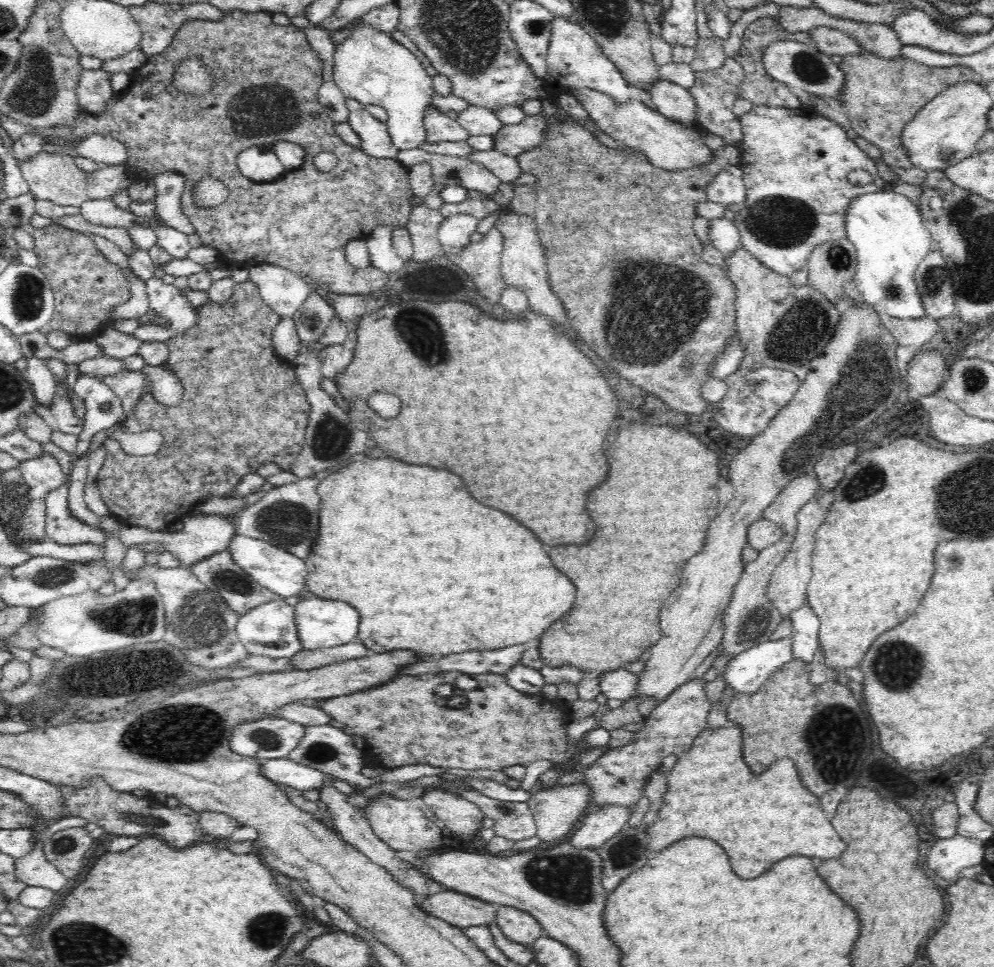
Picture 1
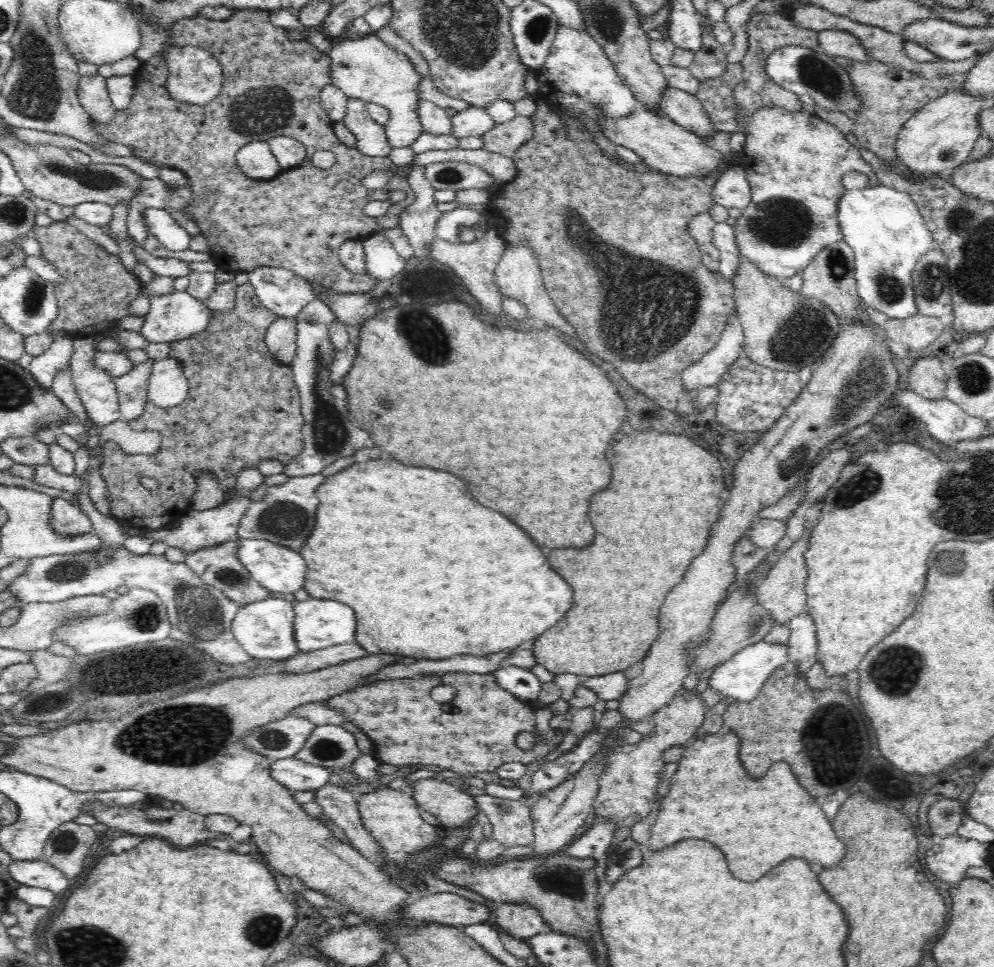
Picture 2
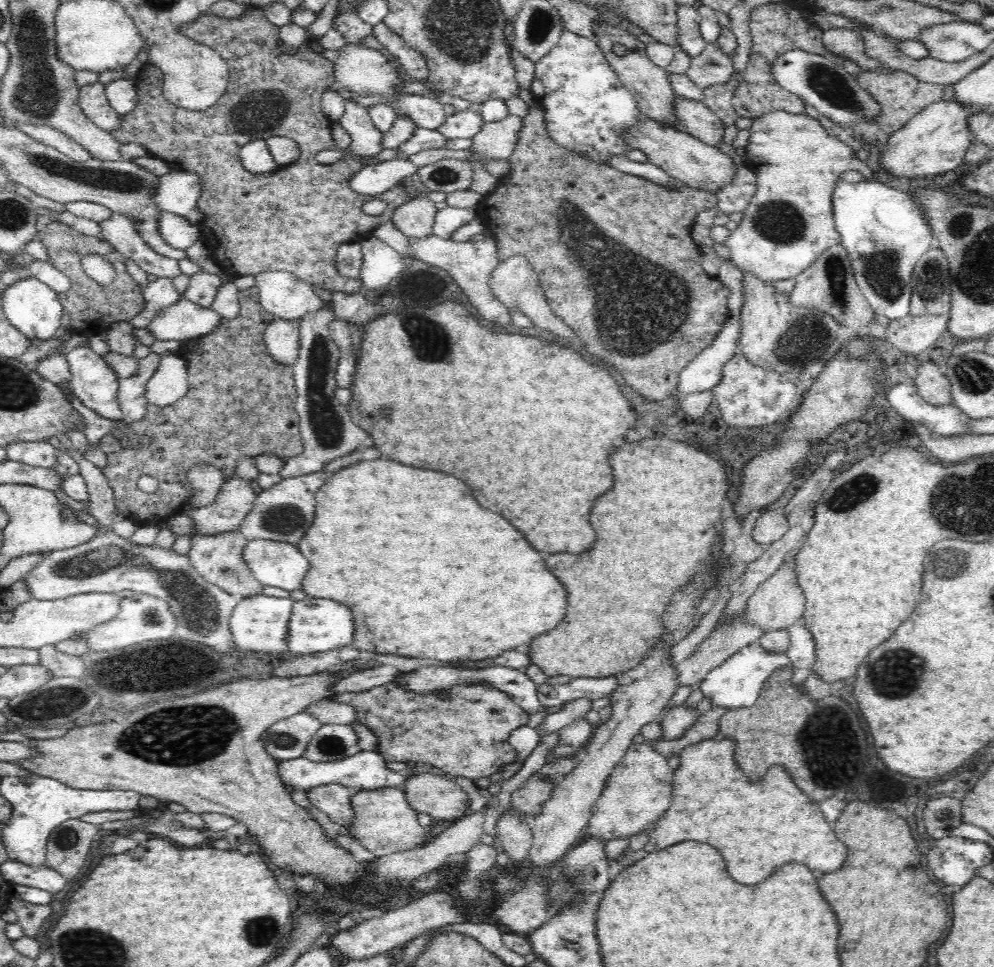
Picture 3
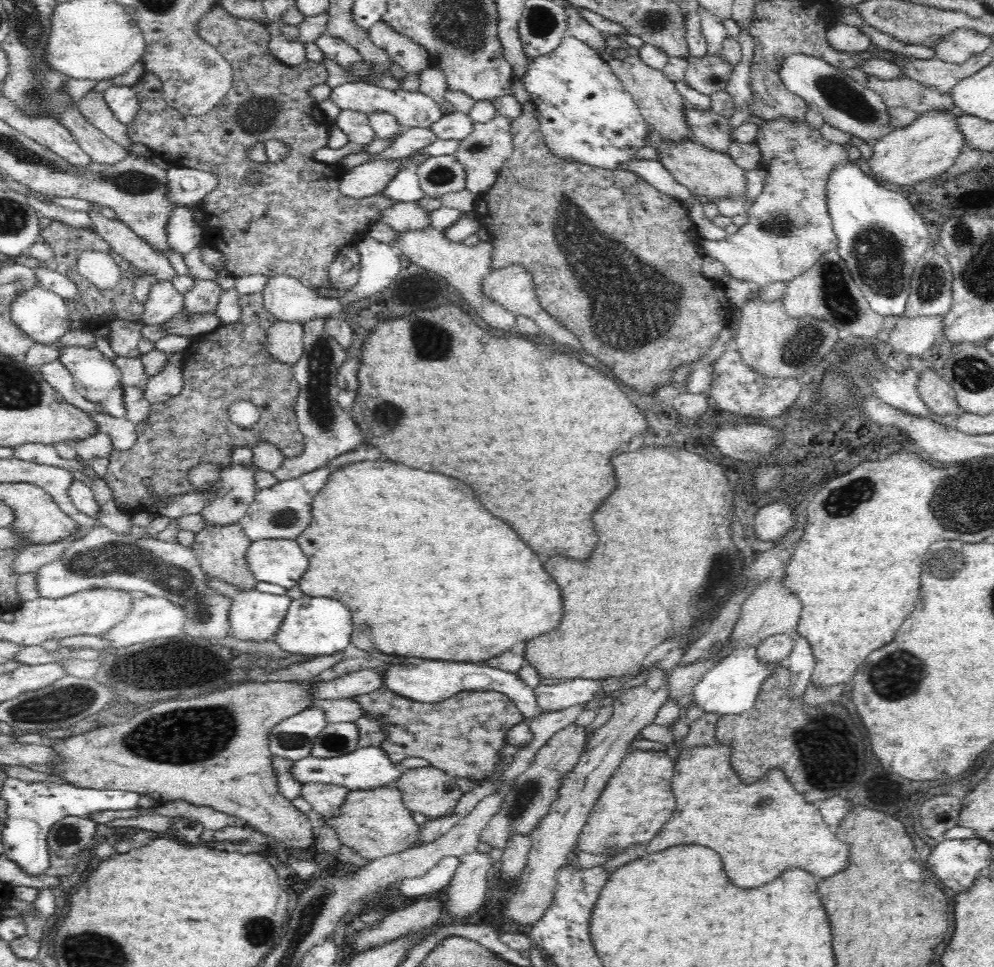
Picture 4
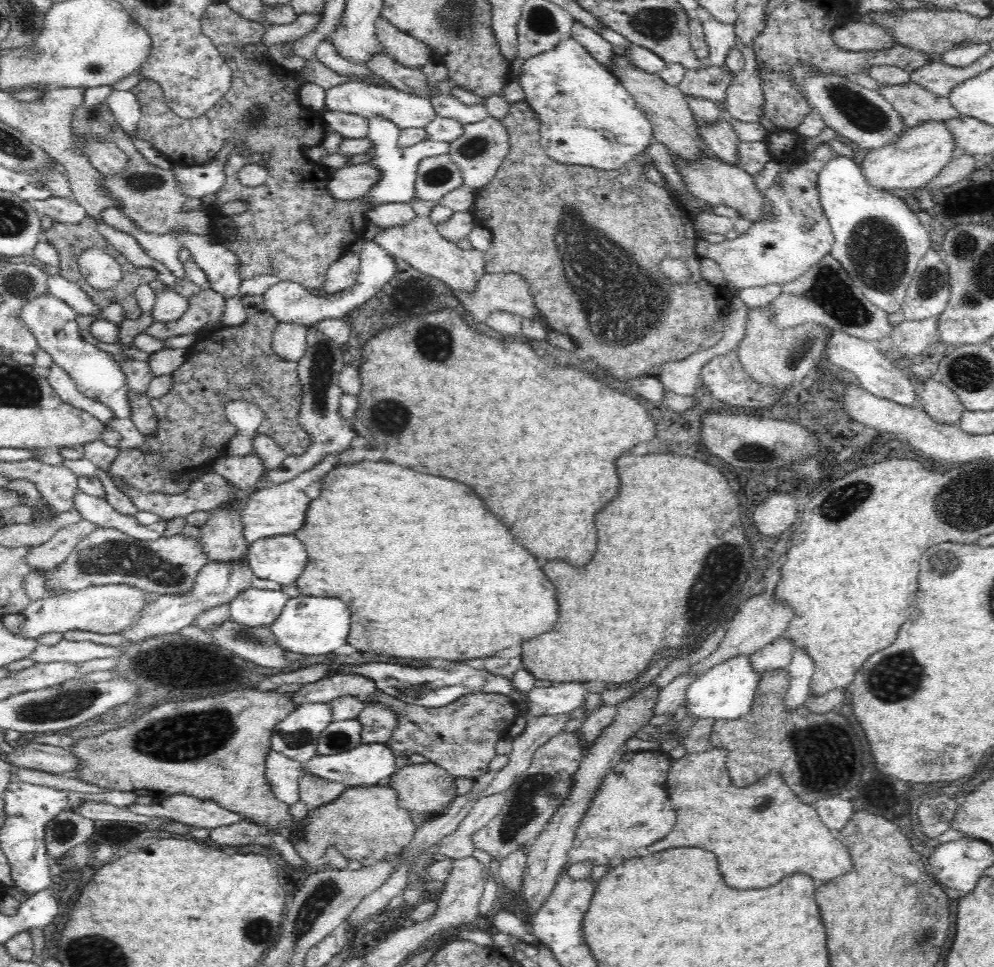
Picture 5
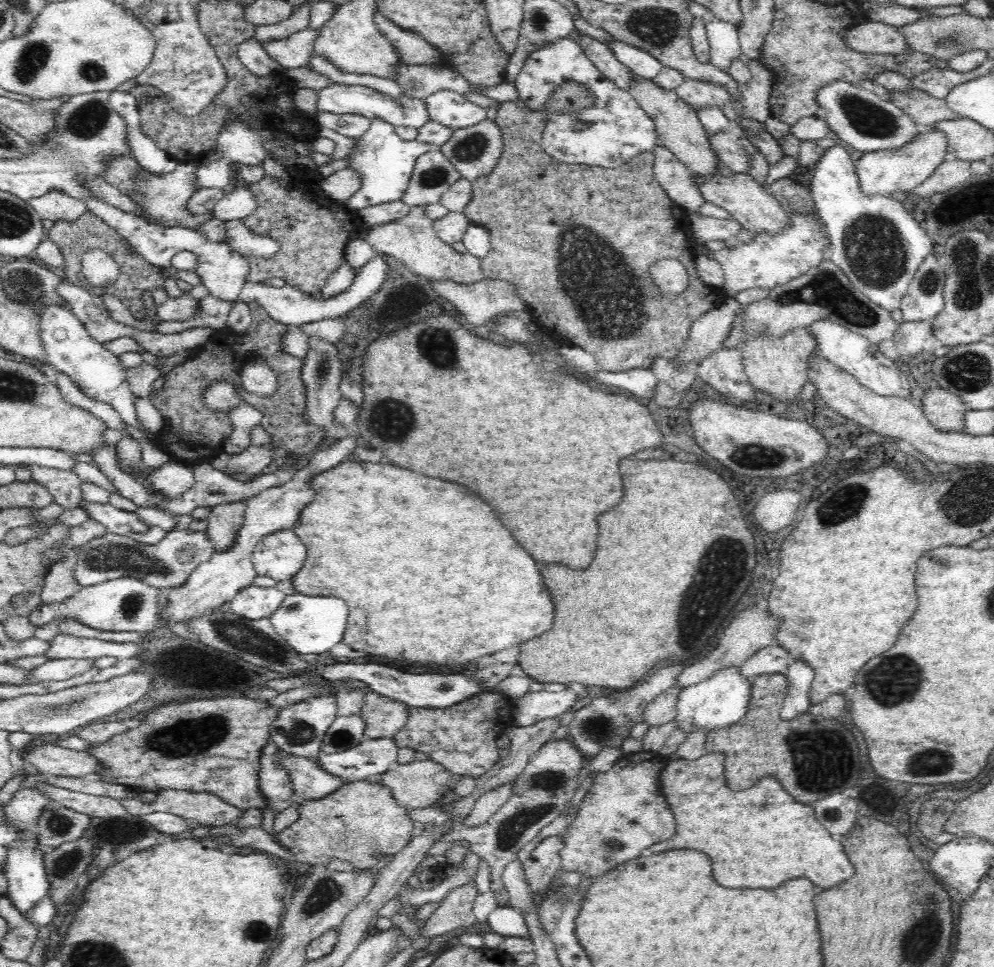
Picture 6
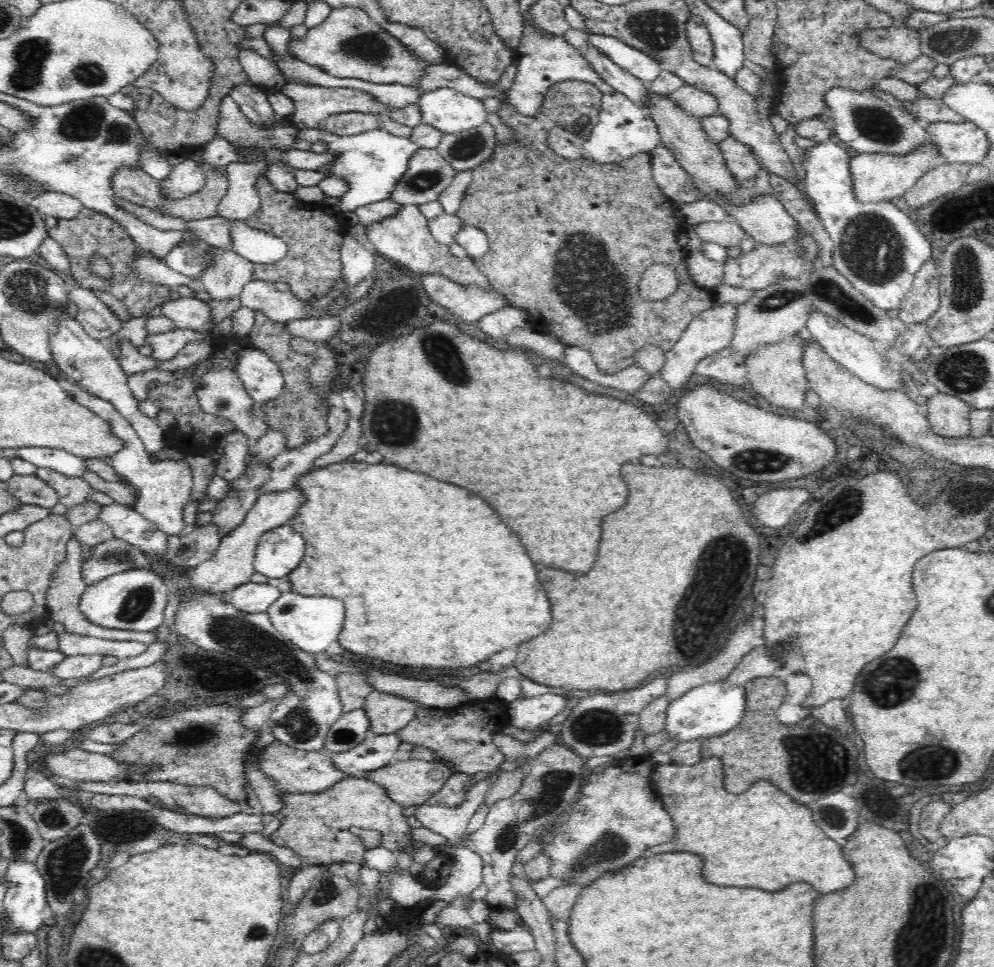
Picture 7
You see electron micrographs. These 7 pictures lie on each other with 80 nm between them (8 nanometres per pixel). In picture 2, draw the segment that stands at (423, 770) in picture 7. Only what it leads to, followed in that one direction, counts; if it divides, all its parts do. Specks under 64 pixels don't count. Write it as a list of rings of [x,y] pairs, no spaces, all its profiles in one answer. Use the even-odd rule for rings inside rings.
[[[422,778],[408,789],[416,805],[432,813],[445,828],[474,823],[478,813],[472,793],[453,781],[441,778]]]

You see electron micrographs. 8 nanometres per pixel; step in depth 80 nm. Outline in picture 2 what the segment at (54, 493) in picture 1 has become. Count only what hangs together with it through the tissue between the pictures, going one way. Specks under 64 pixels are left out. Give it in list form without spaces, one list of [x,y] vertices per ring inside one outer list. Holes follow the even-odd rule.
[[[54,497],[52,500],[50,525],[62,535],[94,531],[90,518],[80,510],[80,507],[76,507],[76,505],[61,497]]]

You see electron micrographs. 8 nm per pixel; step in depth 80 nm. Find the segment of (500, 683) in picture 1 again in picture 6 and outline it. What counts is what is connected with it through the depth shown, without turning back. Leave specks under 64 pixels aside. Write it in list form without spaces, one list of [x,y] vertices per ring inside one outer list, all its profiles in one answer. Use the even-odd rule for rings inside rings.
[[[482,692],[448,708],[408,707],[408,722],[393,739],[398,748],[410,747],[426,752],[430,759],[456,776],[476,779],[492,770],[501,759],[496,739],[512,724],[512,704],[507,696],[498,692]]]

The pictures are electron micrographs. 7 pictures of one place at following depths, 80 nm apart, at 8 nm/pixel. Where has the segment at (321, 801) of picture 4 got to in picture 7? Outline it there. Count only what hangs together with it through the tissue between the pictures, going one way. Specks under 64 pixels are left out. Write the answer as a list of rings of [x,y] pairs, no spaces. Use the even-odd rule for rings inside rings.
[[[276,739],[262,749],[257,765],[262,772],[276,781],[277,786],[284,793],[322,792],[345,777],[344,771],[336,769],[336,765],[332,763],[332,757],[323,749],[305,751],[304,749],[298,749],[298,747],[288,748]]]

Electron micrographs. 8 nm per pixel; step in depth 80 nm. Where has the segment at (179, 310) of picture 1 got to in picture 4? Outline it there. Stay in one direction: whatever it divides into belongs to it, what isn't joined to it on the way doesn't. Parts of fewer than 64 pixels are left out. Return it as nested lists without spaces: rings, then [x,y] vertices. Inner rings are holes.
[[[182,310],[176,318],[167,321],[163,327],[167,336],[188,336],[193,338],[200,334],[216,331],[222,325],[216,313],[193,314]]]

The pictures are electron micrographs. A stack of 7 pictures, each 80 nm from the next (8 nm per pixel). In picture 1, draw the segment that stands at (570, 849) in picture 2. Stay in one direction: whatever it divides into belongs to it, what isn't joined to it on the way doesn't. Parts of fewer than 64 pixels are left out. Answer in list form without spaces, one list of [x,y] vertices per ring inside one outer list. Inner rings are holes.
[[[611,805],[610,807],[593,807],[584,816],[583,824],[570,839],[574,848],[599,850],[604,843],[617,836],[628,825],[634,811],[632,808]]]

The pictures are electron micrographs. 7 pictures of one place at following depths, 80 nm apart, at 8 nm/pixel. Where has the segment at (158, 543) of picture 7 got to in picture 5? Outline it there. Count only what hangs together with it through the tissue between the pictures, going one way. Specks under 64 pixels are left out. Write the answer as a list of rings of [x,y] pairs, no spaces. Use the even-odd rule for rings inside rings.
[[[80,489],[74,496],[74,507],[78,509],[85,521],[102,528],[121,530],[136,540],[158,540],[164,536],[166,530],[166,521],[160,520],[150,526],[141,525],[136,517],[118,512],[106,498],[92,497]]]

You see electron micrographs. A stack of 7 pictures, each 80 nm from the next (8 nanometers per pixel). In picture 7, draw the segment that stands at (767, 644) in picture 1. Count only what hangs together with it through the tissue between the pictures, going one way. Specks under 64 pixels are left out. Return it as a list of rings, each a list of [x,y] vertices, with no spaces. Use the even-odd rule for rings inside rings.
[[[727,679],[702,684],[688,690],[680,698],[672,701],[666,709],[665,732],[672,740],[675,738],[680,743],[696,738],[712,738],[730,732],[736,728],[744,718],[747,709],[745,689],[742,686],[730,686]]]

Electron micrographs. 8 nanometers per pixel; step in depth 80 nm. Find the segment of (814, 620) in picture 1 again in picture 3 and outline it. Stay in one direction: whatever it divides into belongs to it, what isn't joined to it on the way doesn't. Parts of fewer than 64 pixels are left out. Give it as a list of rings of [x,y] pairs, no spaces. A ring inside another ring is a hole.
[[[803,621],[796,622],[787,628],[791,638],[786,652],[793,670],[791,685],[800,686],[812,674],[816,662],[816,645],[812,633],[805,627]]]

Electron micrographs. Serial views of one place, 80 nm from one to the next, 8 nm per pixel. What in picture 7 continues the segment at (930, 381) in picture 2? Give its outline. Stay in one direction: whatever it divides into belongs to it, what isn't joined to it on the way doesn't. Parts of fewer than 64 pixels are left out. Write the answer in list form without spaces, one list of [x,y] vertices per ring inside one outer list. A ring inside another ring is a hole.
[[[938,393],[928,400],[923,400],[927,405],[927,419],[931,429],[944,438],[964,438],[970,435],[970,419],[968,418],[971,409],[963,400],[950,396],[950,394]]]

